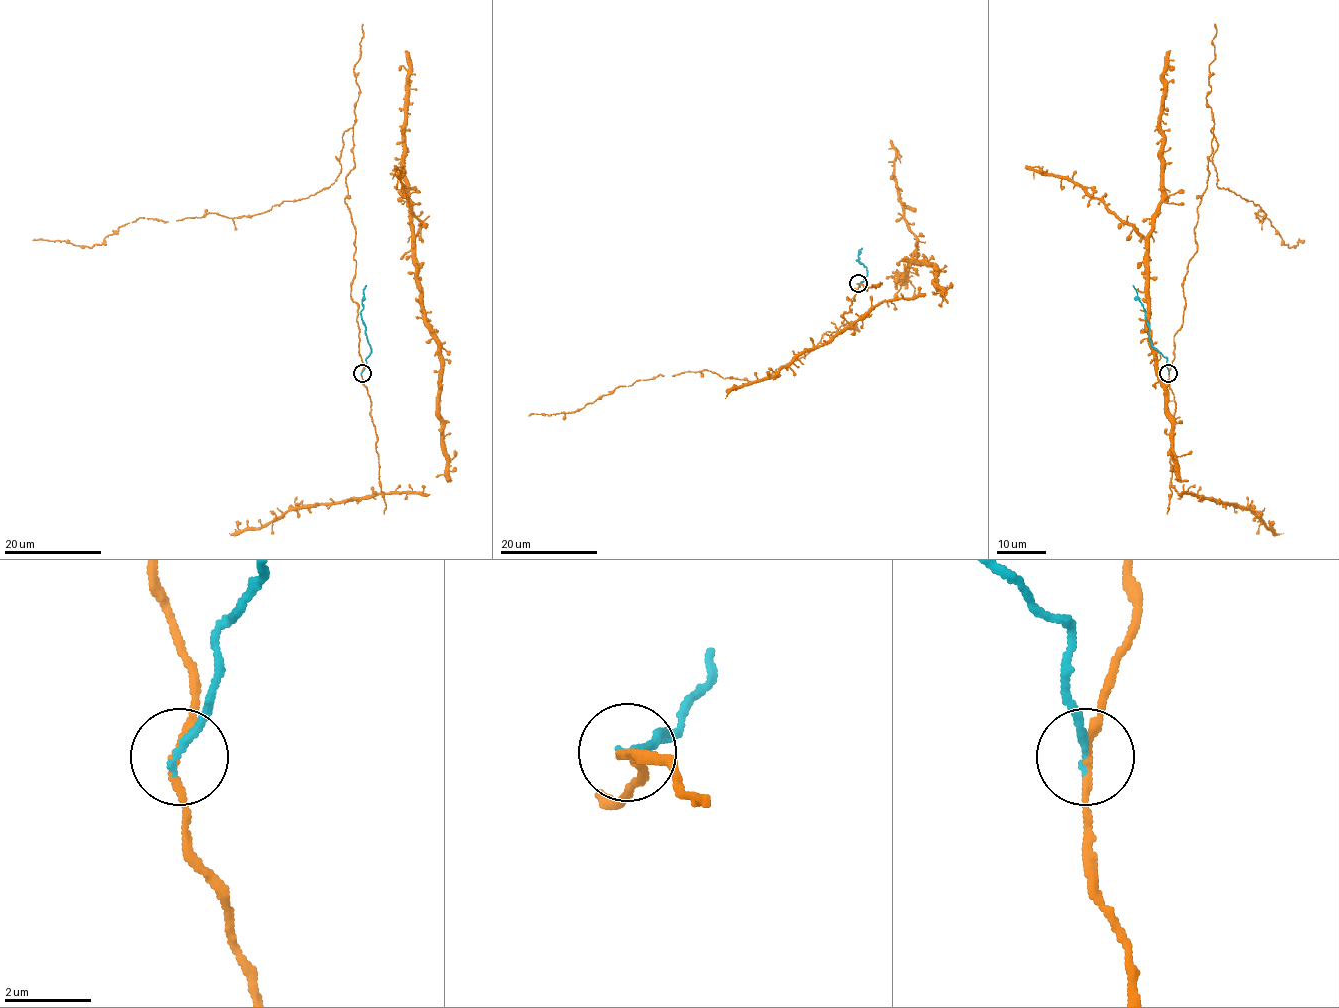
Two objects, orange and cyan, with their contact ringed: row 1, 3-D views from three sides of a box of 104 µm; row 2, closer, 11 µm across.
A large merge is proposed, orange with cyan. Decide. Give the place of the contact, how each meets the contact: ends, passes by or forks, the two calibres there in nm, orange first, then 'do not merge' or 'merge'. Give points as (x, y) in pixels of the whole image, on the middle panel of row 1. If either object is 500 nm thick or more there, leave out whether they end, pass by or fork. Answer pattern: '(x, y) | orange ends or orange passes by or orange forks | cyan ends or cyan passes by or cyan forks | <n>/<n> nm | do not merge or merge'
(858, 283) | orange passes by | cyan ends | 180/190 nm | do not merge

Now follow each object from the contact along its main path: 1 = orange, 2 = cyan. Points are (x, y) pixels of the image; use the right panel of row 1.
1: (1168, 373), (1212, 128), (1217, 186), (1252, 201), (1285, 244), (1301, 240)
2: (1168, 373), (1167, 359), (1149, 338), (1145, 310), (1133, 285)

